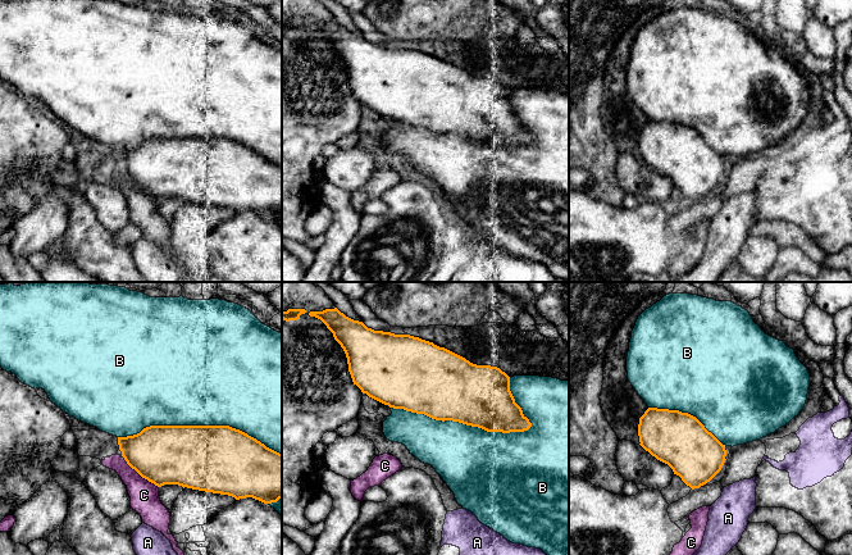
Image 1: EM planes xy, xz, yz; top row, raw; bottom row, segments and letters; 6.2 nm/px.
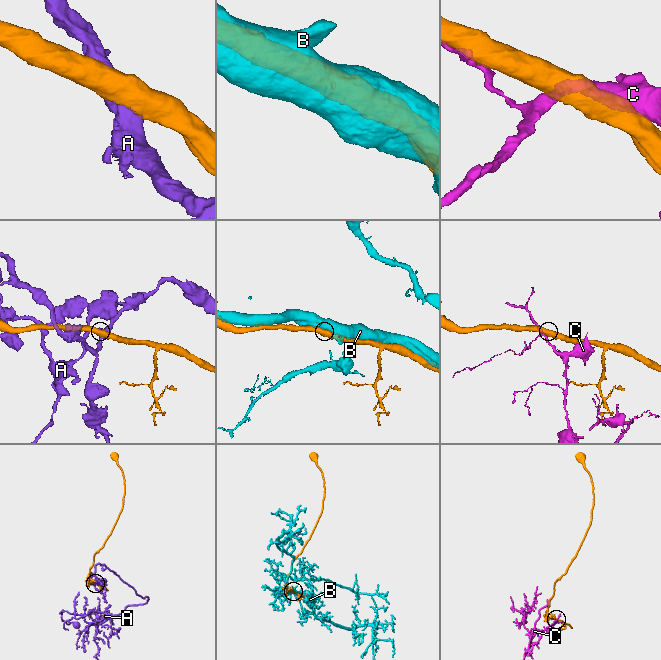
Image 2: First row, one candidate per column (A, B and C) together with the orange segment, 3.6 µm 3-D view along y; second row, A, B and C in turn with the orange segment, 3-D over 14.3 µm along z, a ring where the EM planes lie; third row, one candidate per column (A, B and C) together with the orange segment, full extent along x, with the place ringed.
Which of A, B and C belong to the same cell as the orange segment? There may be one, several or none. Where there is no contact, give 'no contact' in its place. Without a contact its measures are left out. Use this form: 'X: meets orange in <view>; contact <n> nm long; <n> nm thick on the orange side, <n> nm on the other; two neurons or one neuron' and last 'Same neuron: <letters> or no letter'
A: meets orange in xy; contact 30 nm long; 420 nm thick on the orange side, 20 nm on the other; two neurons
B: meets orange in xz; contact 900 nm long; 420 nm thick on the orange side, 420 nm on the other; one neuron
C: meets orange in xy; contact 300 nm long; 360 nm thick on the orange side, 180 nm on the other; two neurons
Same neuron: B

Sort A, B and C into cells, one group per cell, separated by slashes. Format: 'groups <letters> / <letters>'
groups A / B / C

